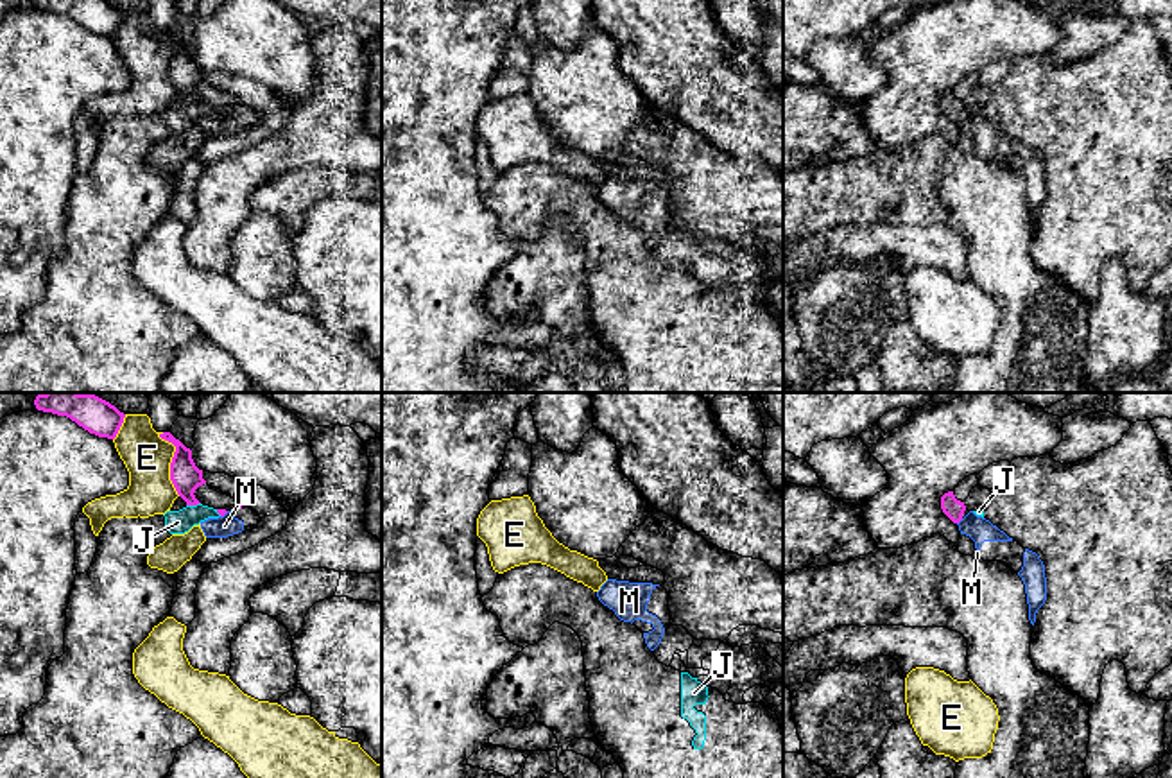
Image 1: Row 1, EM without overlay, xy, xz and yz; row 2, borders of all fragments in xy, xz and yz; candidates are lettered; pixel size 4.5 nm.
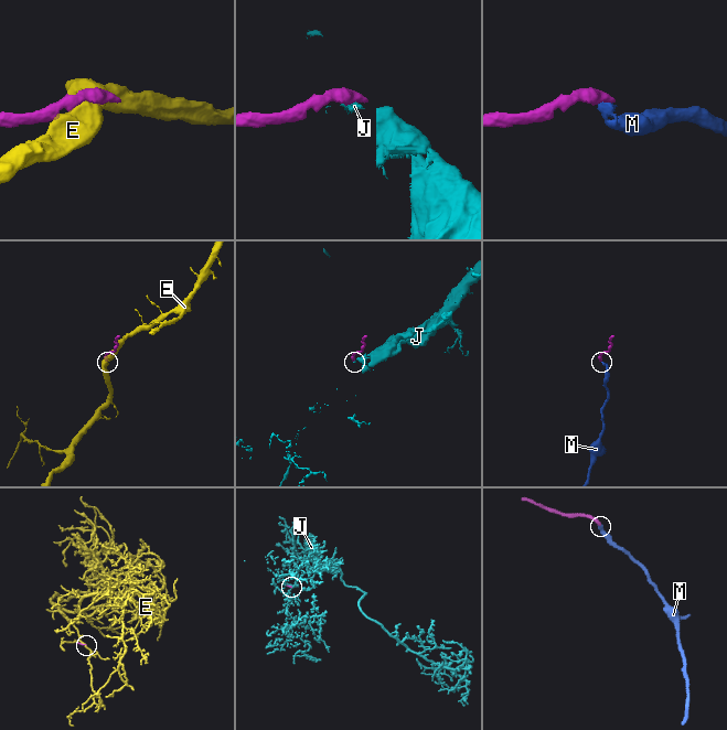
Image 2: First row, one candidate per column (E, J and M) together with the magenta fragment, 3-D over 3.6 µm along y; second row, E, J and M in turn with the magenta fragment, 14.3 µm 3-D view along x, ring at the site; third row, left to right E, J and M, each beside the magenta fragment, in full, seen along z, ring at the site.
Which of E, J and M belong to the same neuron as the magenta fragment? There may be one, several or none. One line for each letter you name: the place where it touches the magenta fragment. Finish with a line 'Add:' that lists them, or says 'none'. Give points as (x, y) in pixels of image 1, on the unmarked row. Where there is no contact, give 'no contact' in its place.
M: yz (959, 119)
Add: M

